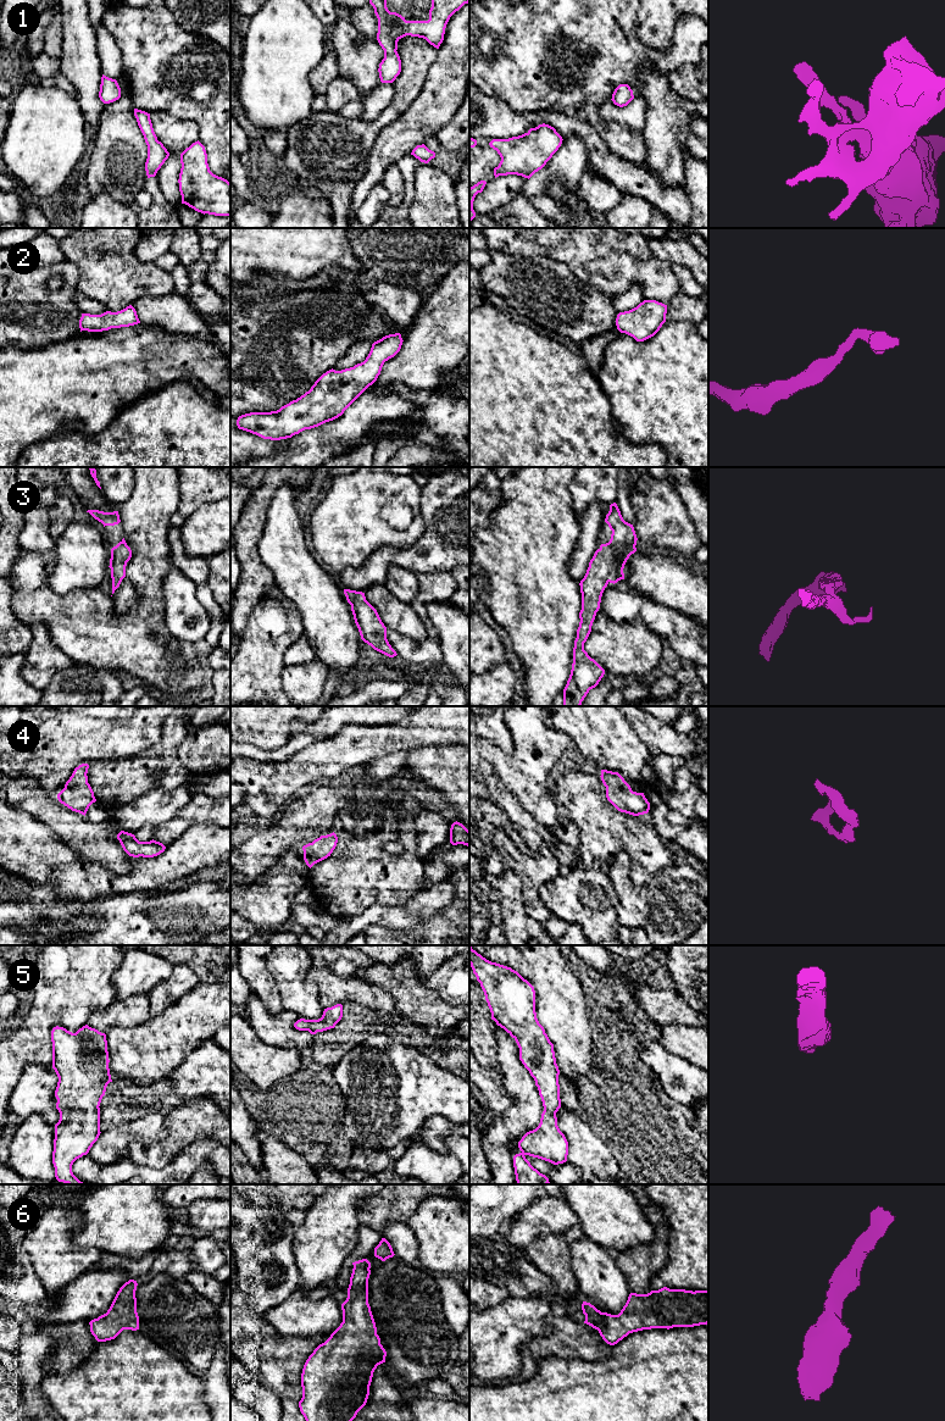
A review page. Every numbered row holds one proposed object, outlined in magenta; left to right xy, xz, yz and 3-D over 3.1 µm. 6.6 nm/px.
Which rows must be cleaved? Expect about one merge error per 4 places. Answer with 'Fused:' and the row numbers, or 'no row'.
Fused: no row

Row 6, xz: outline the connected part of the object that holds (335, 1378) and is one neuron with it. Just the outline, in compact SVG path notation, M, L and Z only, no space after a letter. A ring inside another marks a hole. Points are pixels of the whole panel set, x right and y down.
M362 1259L352 1265L348 1298L341 1304L343 1322L313 1350L302 1369L299 1408L306 1421L352 1421L367 1403L374 1370L385 1362L387 1351L368 1304L371 1262Z

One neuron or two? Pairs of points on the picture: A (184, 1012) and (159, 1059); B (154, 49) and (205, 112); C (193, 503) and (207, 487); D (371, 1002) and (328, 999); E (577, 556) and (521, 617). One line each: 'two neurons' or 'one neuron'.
A: one neuron
B: one neuron
C: one neuron
D: one neuron
E: two neurons

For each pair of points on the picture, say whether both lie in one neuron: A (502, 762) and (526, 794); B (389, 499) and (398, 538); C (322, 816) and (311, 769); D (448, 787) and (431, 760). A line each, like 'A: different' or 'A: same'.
A: same
B: same
C: different
D: same

